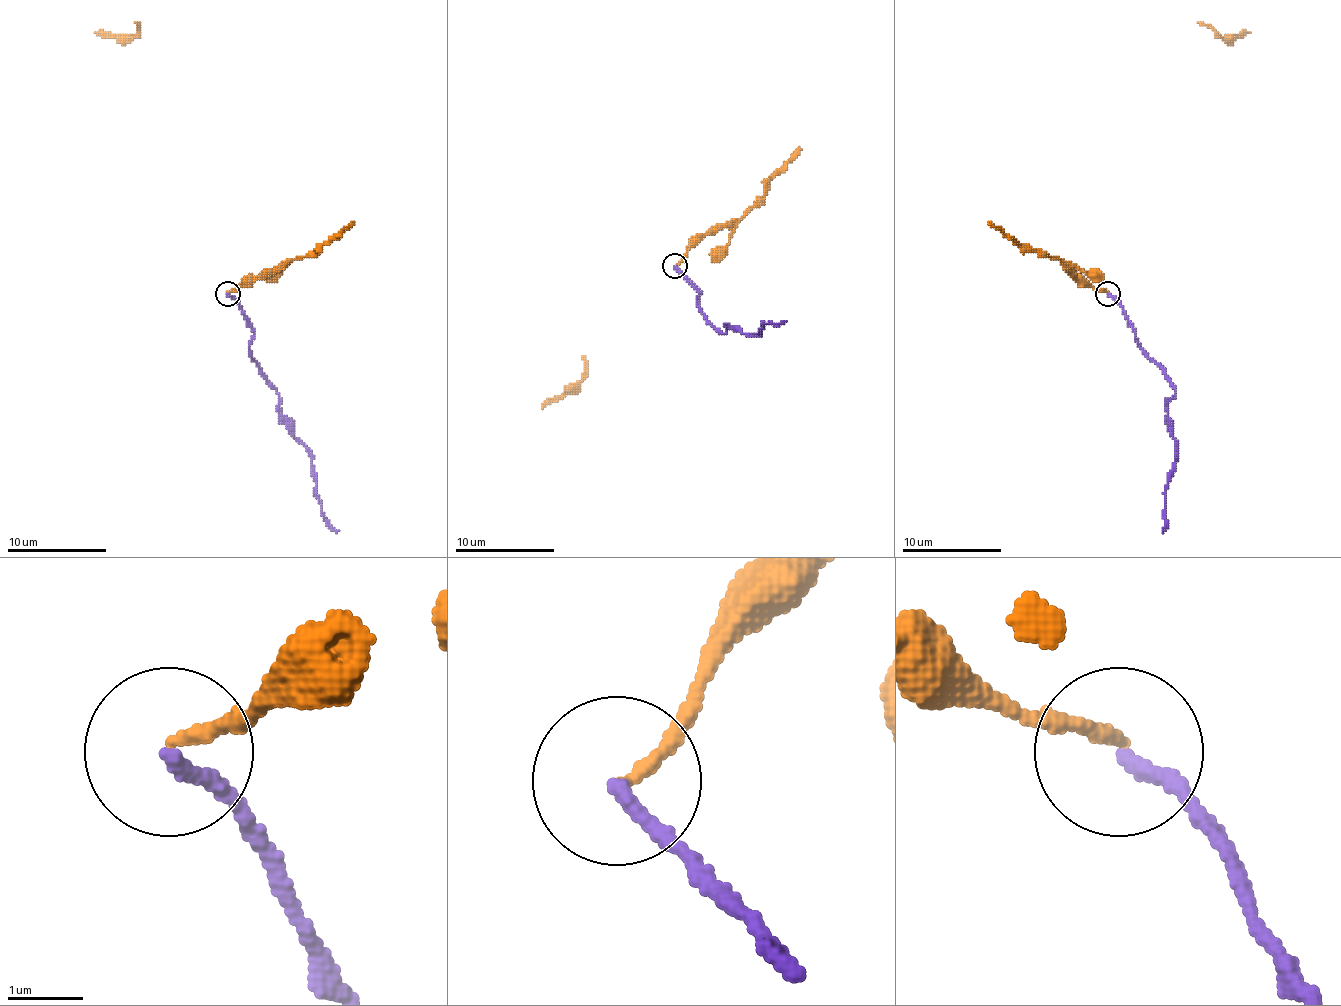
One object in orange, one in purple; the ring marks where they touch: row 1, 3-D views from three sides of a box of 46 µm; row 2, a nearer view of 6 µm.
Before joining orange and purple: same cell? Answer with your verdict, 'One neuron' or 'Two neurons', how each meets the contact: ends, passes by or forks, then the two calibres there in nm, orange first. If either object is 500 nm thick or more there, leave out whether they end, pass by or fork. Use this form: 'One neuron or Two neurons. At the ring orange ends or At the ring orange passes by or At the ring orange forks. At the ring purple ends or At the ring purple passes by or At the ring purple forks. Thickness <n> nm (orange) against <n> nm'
Two neurons. At the ring orange ends. At the ring purple ends. Thickness 160 nm (orange) against 200 nm

